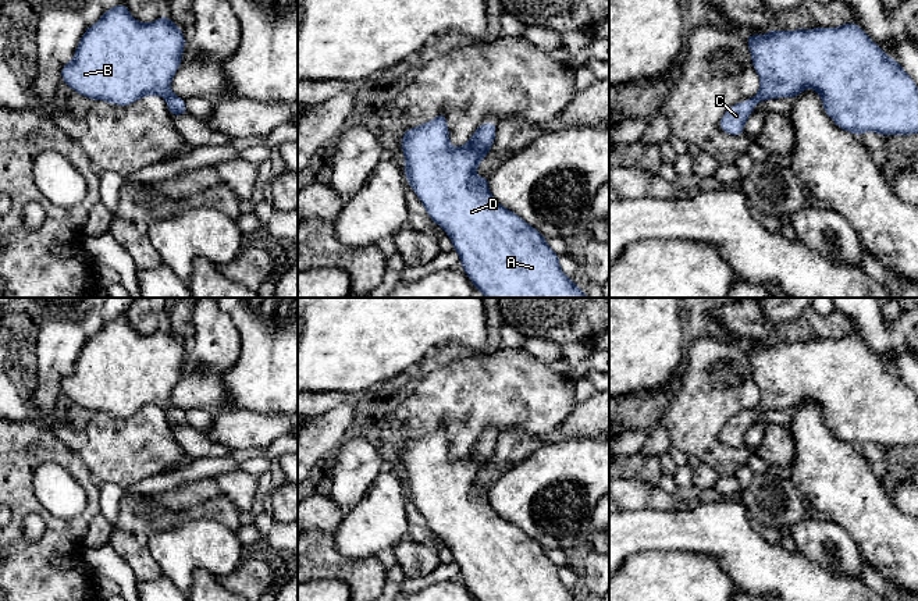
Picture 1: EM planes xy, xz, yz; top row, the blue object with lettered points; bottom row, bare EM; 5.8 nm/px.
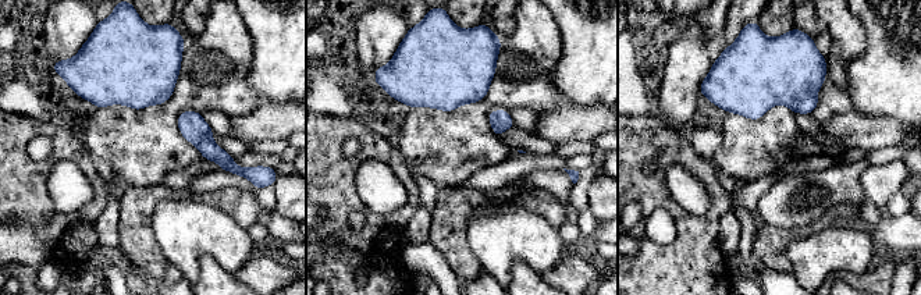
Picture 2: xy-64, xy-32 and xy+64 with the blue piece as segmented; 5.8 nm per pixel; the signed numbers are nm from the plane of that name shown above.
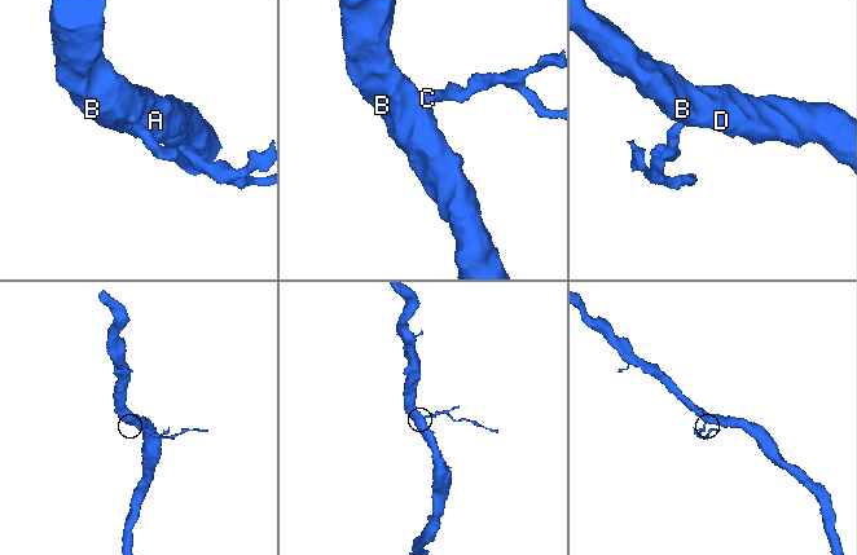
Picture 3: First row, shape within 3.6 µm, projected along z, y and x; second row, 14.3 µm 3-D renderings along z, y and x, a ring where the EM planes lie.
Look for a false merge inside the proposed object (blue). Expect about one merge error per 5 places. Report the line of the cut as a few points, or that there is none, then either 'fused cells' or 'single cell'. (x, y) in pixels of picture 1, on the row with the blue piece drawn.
no cut | single cell

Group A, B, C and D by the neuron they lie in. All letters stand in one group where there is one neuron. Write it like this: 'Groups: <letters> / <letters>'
Groups: A B C D

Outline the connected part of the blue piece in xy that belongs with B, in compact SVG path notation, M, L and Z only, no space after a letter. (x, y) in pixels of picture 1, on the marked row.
M125 3L118 4L86 28L74 58L61 67L63 82L92 100L129 106L143 96L163 96L171 115L188 114L185 100L171 92L171 79L178 71L185 47L182 29L164 15L150 24L136 21Z

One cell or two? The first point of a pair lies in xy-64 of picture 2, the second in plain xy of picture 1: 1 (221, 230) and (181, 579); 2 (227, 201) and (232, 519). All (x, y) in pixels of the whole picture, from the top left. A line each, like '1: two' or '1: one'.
1: one
2: one

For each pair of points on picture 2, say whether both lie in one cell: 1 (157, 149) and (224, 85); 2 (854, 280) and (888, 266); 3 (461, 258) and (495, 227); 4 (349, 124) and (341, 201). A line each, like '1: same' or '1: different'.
1: same
2: same
3: different
4: same

